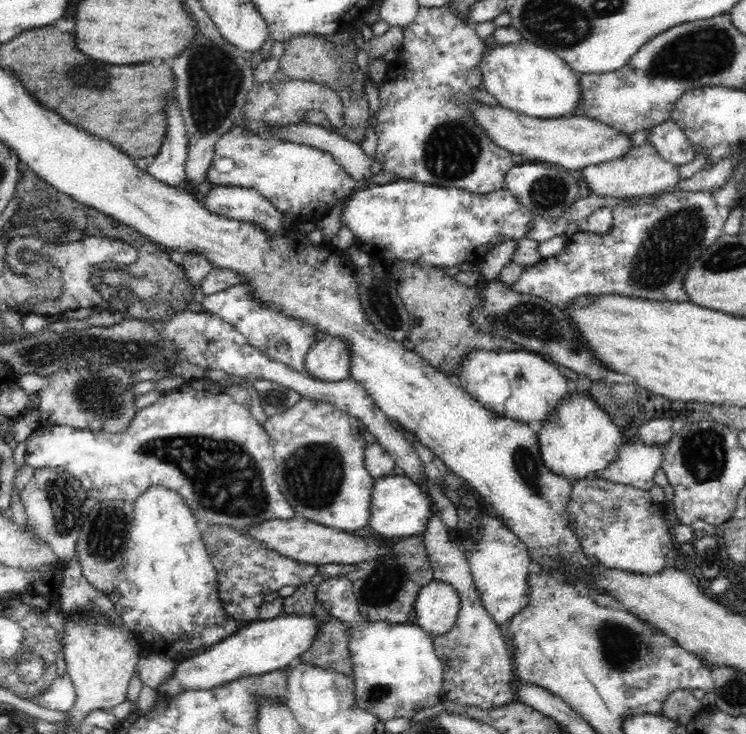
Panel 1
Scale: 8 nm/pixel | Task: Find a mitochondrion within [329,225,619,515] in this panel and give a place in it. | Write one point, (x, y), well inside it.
(529, 318)

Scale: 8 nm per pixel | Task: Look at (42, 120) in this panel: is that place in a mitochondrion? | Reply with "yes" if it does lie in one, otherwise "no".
no

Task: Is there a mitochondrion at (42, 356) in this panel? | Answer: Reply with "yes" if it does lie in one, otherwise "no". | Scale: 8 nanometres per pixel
yes

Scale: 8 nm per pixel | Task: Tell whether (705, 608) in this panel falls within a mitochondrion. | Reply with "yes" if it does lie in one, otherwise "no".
no

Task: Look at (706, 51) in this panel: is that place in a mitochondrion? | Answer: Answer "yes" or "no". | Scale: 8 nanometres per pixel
yes

